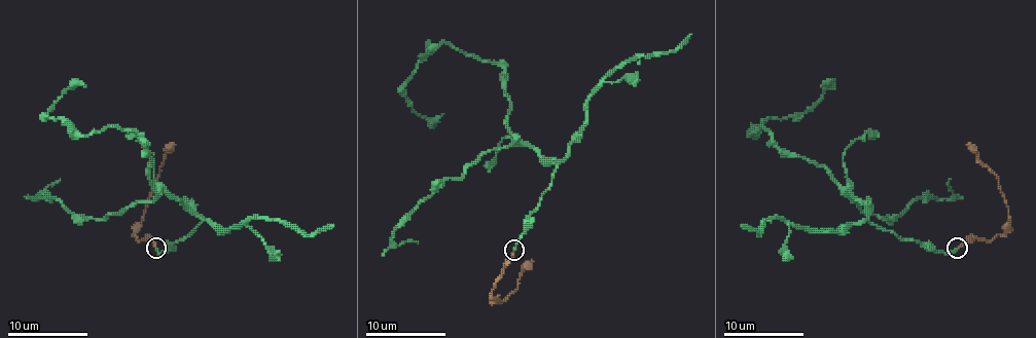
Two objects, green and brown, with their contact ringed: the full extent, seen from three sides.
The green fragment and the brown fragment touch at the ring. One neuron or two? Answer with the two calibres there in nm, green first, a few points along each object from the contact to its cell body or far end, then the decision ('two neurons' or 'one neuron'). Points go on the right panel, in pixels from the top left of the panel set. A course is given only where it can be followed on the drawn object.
200/220 nm | green via (957, 249), (900, 240), (823, 166), (789, 156), (764, 126), (749, 135), (802, 115), (821, 86) | brown via (957, 249), (974, 238), (993, 240), (1004, 232), (1008, 207), (998, 179), (968, 143) | one neuron

